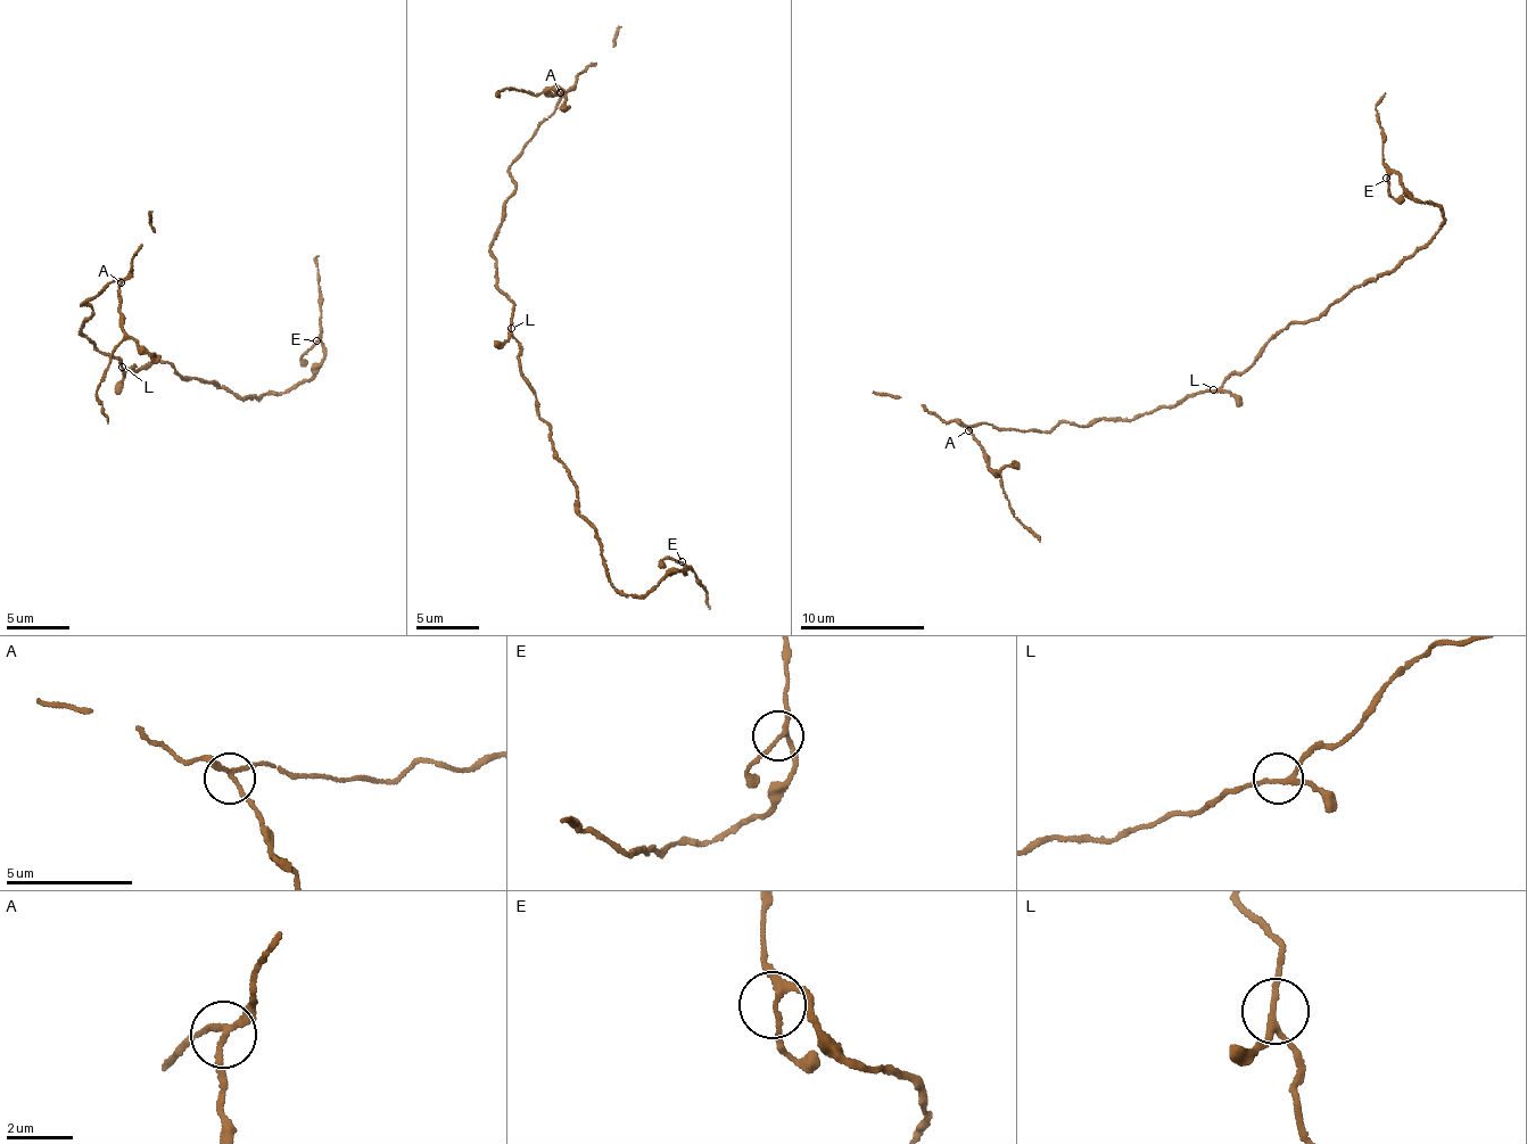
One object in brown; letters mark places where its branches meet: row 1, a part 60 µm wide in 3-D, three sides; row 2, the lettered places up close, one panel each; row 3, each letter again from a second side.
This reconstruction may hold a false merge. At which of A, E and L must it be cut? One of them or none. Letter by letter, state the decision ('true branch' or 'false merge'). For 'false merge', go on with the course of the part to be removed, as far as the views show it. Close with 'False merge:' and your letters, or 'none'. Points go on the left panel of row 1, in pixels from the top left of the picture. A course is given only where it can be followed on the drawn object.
A: false merge; foreign part runs (120, 282), (123, 336), (97, 395), (107, 424)
E: true branch
L: true branch
False merge: A

